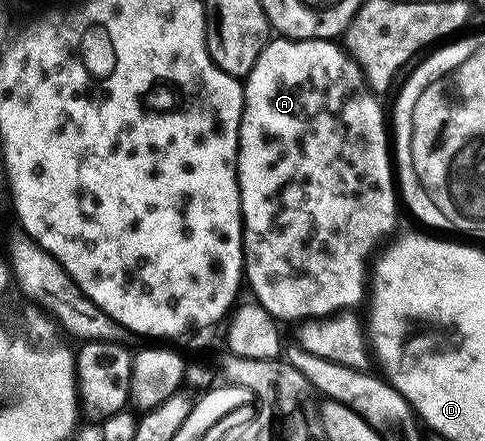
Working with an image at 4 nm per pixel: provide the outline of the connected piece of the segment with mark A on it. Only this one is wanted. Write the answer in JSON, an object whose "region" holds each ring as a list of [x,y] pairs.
{"region":[[[277,36],[275,39],[269,40],[268,46],[262,51],[262,55],[258,55],[258,63],[254,63],[254,67],[248,72],[247,77],[243,78],[244,86],[244,110],[242,111],[242,123],[240,124],[240,150],[236,156],[236,182],[240,188],[240,214],[244,220],[244,276],[246,285],[252,288],[255,304],[266,307],[266,311],[270,311],[270,315],[276,318],[277,322],[292,321],[291,323],[299,323],[310,317],[326,317],[337,311],[347,310],[349,307],[356,305],[365,300],[366,297],[366,261],[364,265],[364,256],[377,248],[376,241],[383,242],[388,232],[396,225],[396,201],[398,205],[398,189],[394,184],[394,161],[390,156],[390,133],[386,128],[386,109],[379,105],[377,94],[371,92],[367,82],[364,80],[364,73],[357,67],[355,61],[348,56],[347,52],[335,40],[310,39],[309,41],[293,41],[290,37]]]}

